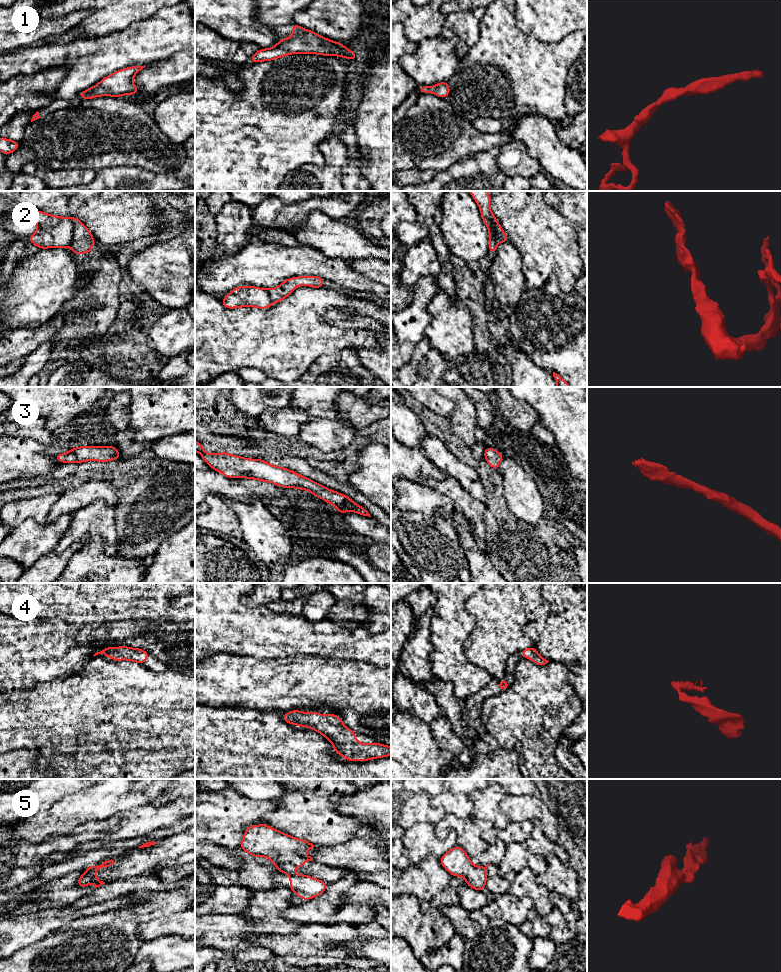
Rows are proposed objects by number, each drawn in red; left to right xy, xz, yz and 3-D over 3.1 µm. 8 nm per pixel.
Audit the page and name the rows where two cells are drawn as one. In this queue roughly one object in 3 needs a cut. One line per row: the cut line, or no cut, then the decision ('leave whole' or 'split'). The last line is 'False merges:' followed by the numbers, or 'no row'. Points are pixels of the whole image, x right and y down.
1: no cut | leave whole
2: xy (72, 218), (73, 239), (69, 245) | split
3: no cut | leave whole
4: no cut | leave whole
5: xy (87, 870), (93, 869), (95, 871) | split
False merges: 2, 5

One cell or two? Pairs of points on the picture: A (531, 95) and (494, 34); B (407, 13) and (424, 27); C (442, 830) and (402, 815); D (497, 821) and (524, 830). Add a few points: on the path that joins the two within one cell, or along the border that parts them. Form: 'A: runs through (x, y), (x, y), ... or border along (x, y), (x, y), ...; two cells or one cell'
A: runs through (521, 80), (506, 65), (503, 49); one cell
B: runs through (411, 16), (420, 23); one cell
C: border along (446, 814), (434, 826); two cells
D: border along (510, 821), (502, 828), (494, 827); two cells

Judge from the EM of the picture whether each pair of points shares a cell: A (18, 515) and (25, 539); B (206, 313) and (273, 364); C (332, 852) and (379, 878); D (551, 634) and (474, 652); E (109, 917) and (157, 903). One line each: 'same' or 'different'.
A: different
B: same
C: same
D: different
E: same

